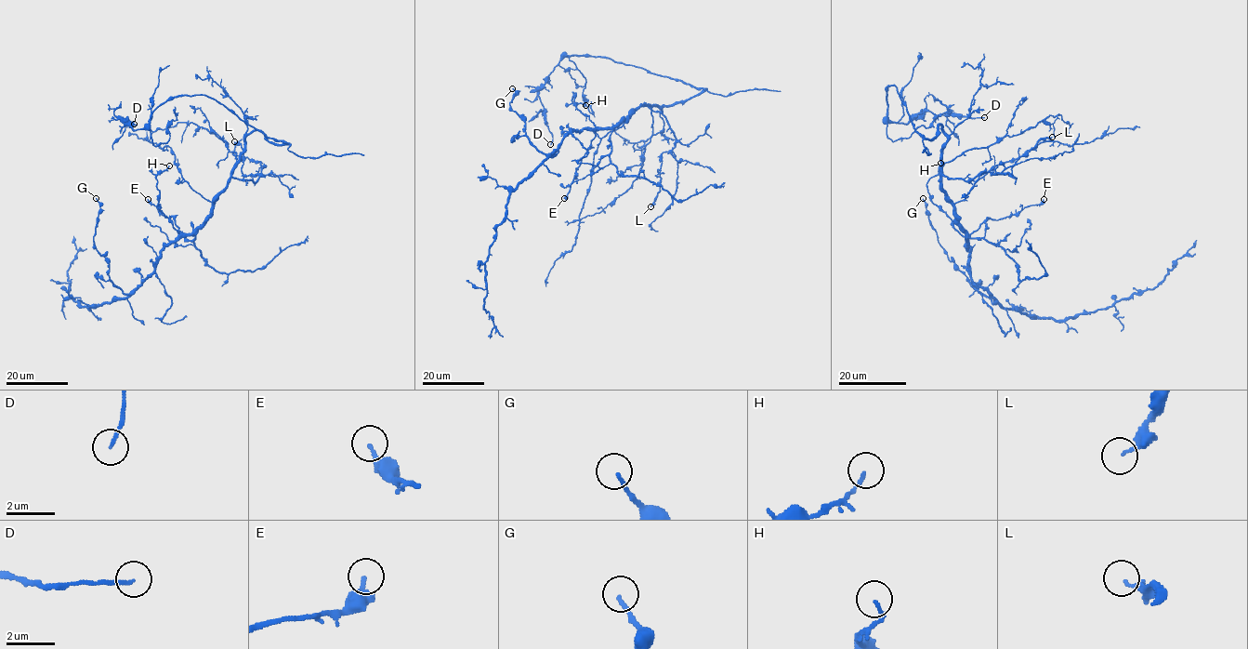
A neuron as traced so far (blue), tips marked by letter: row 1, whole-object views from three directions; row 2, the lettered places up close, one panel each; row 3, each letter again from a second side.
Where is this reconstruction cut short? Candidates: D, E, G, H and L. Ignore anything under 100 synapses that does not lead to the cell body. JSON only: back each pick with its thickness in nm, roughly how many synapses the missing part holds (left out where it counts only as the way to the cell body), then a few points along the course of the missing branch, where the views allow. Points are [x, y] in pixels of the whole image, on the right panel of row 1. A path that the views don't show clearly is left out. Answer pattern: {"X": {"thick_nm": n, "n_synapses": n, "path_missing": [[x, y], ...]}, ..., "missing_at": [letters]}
{"missing_at": []}

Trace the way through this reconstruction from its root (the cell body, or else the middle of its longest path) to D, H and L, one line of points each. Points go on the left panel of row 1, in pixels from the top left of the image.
D: (225, 188), (249, 134), (285, 143), (203, 95), (170, 97), (143, 128), (122, 119), (134, 124)
H: (225, 188), (206, 219), (190, 233), (180, 234), (158, 205), (160, 192), (156, 177), (169, 165)
L: (225, 188), (231, 177), (255, 182), (259, 177), (243, 173), (243, 150), (234, 141)

